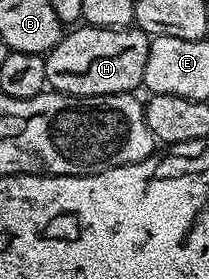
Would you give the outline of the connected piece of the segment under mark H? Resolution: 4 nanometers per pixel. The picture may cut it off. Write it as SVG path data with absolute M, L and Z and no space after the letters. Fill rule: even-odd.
M77 25L45 55L47 84L64 95L124 95L136 92L145 81L150 36L133 27L99 29Z

